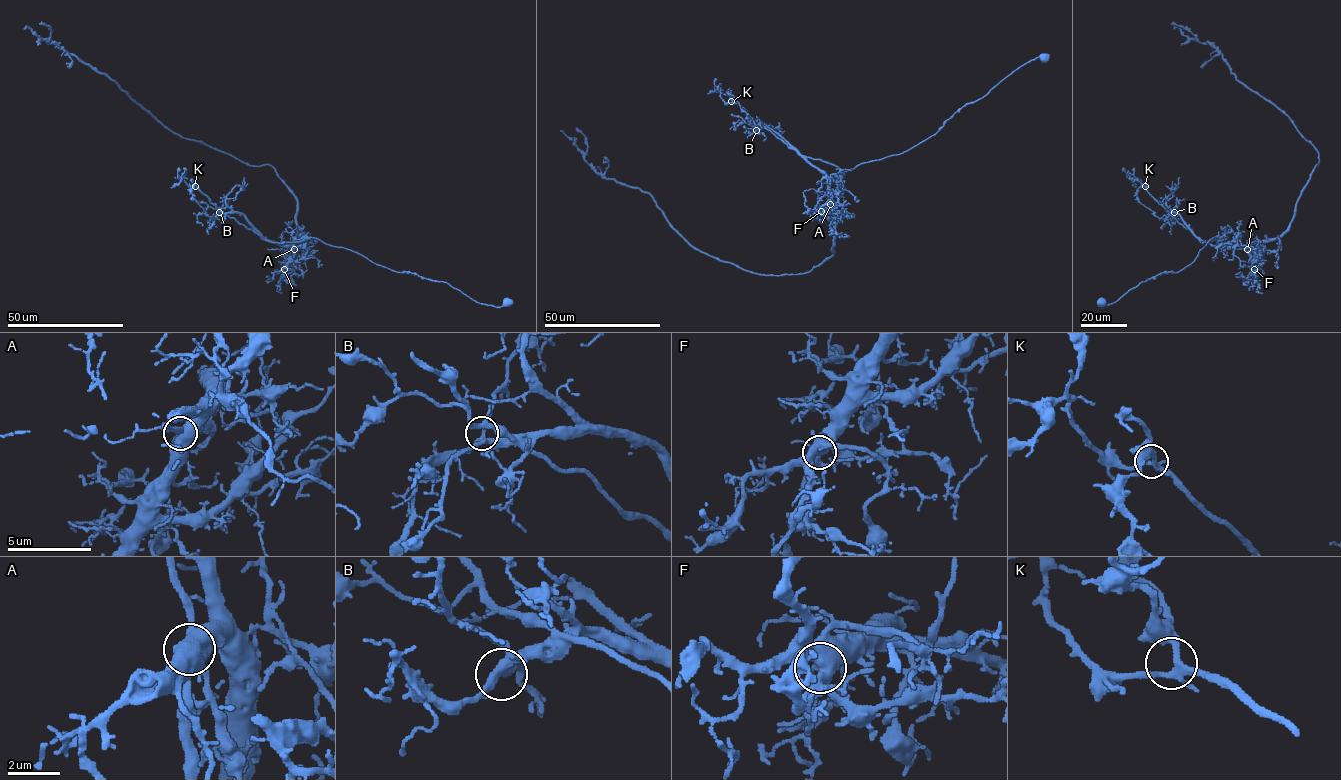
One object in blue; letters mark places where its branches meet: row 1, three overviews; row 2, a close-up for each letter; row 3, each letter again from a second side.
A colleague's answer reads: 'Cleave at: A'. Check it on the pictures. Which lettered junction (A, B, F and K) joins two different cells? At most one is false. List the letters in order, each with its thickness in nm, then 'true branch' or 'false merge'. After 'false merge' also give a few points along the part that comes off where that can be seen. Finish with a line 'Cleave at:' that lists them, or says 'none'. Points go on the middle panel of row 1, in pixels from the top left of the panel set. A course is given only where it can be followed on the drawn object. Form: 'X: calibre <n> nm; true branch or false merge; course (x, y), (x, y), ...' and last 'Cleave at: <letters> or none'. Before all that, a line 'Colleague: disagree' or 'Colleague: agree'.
Colleague: agree
A: calibre 550 nm; false merge; course (830, 204), (833, 174), (922, 142), (1016, 69), (1048, 57)
B: calibre 280 nm; true branch
F: calibre 550 nm; true branch
K: calibre 240 nm; true branch
Cleave at: A

